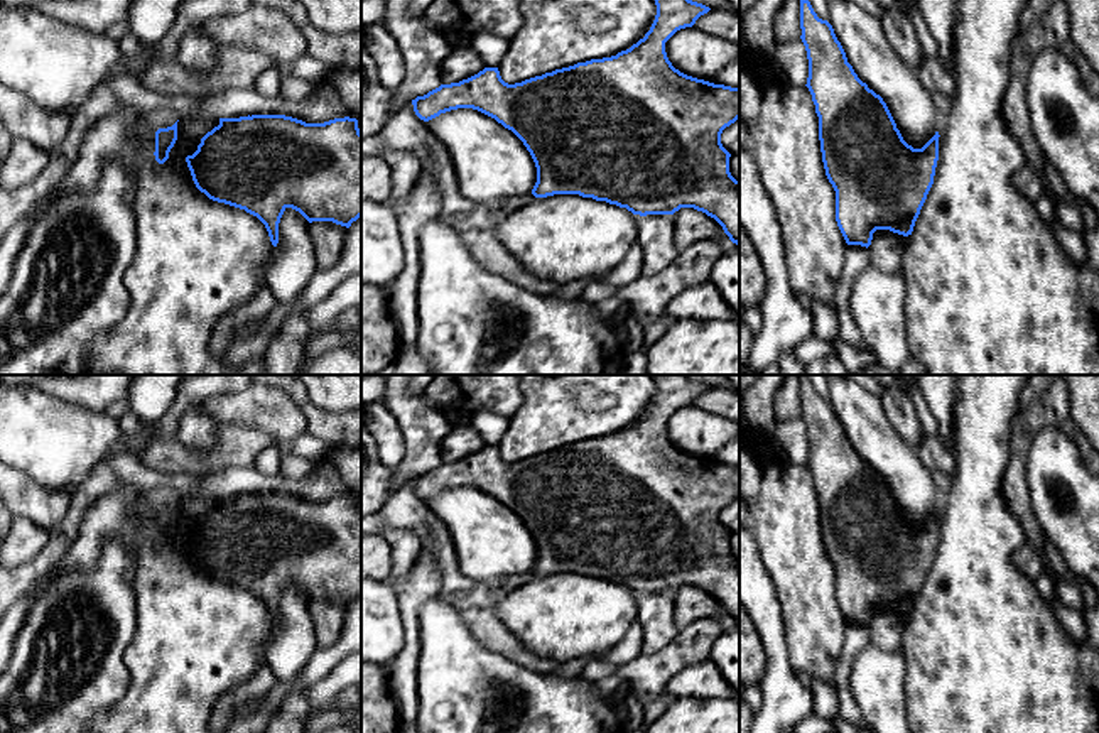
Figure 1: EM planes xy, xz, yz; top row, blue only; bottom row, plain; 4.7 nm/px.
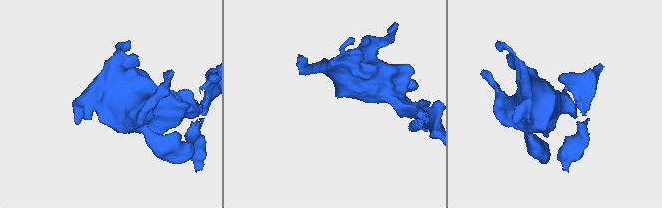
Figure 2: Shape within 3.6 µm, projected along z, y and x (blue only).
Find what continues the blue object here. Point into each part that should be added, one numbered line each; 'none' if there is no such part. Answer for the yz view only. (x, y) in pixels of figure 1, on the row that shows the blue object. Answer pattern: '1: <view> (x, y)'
none

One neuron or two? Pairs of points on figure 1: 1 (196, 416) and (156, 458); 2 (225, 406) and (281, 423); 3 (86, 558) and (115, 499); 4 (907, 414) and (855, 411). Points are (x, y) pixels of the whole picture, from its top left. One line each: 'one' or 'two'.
1: two
2: one
3: one
4: two

